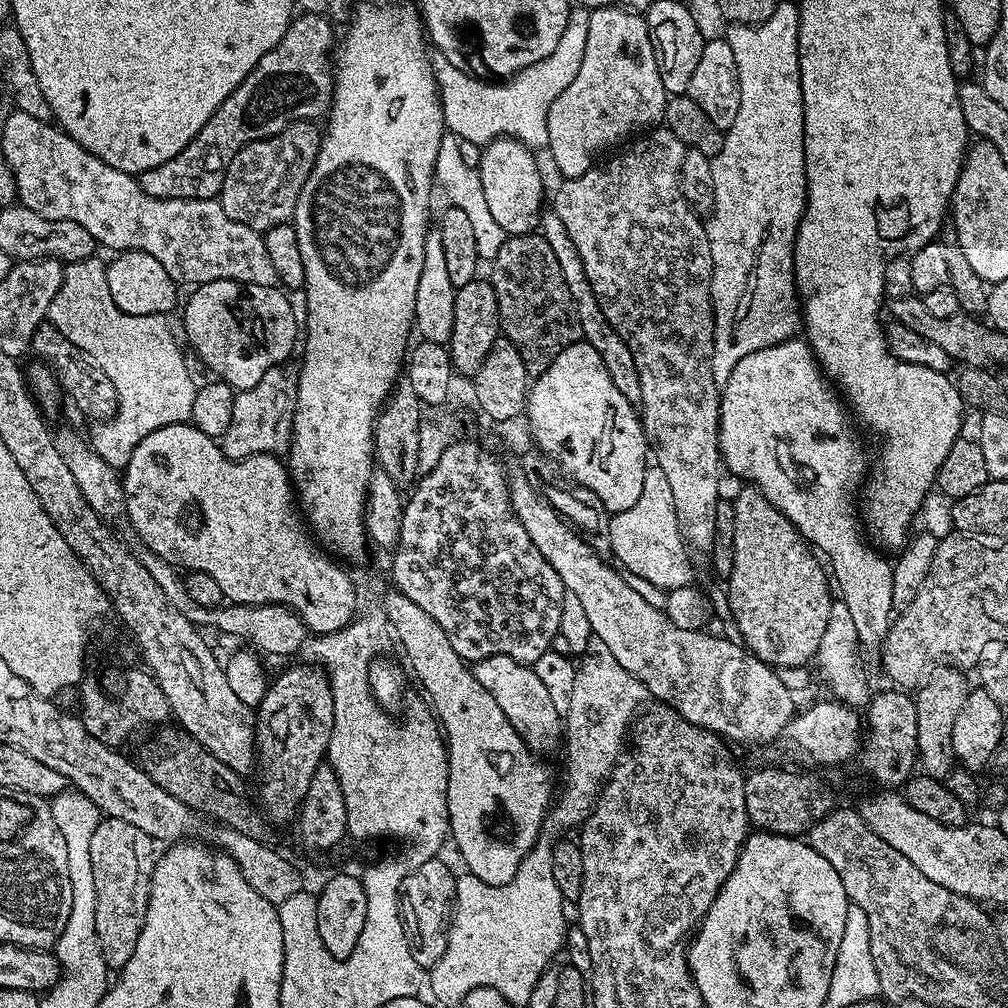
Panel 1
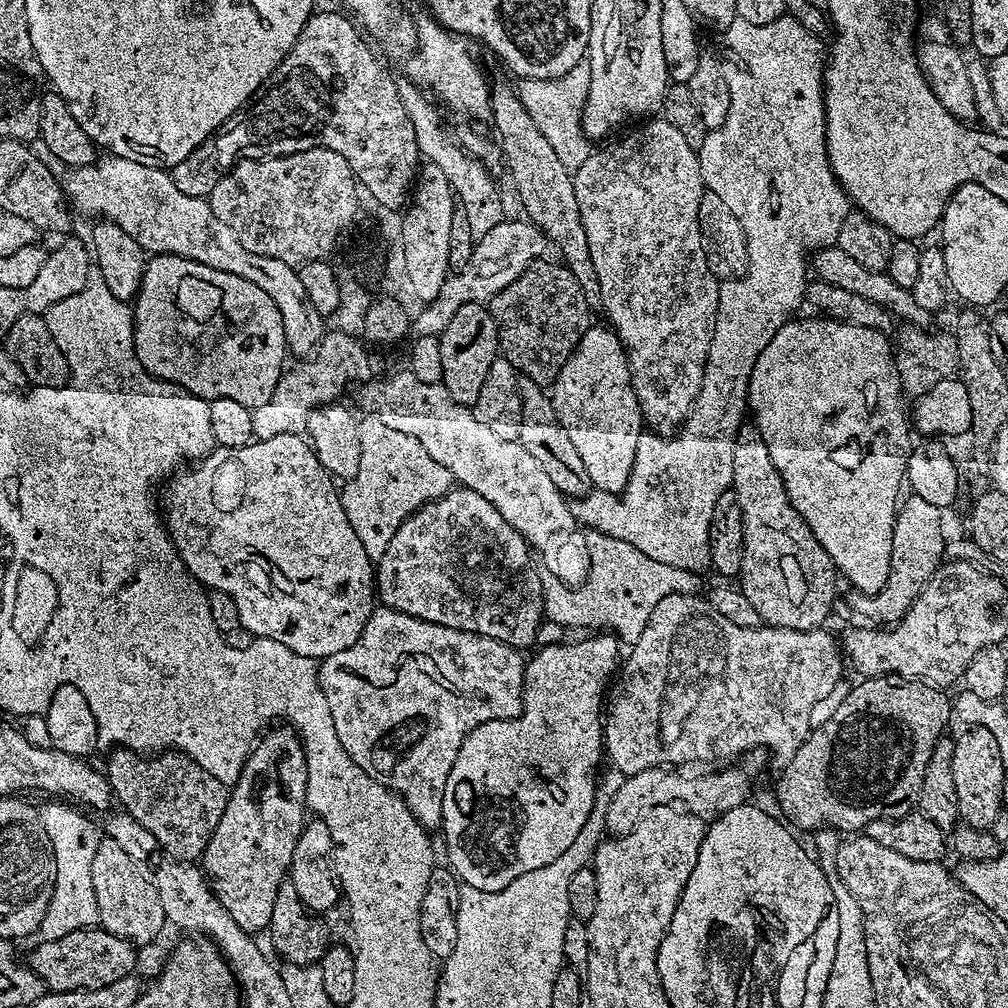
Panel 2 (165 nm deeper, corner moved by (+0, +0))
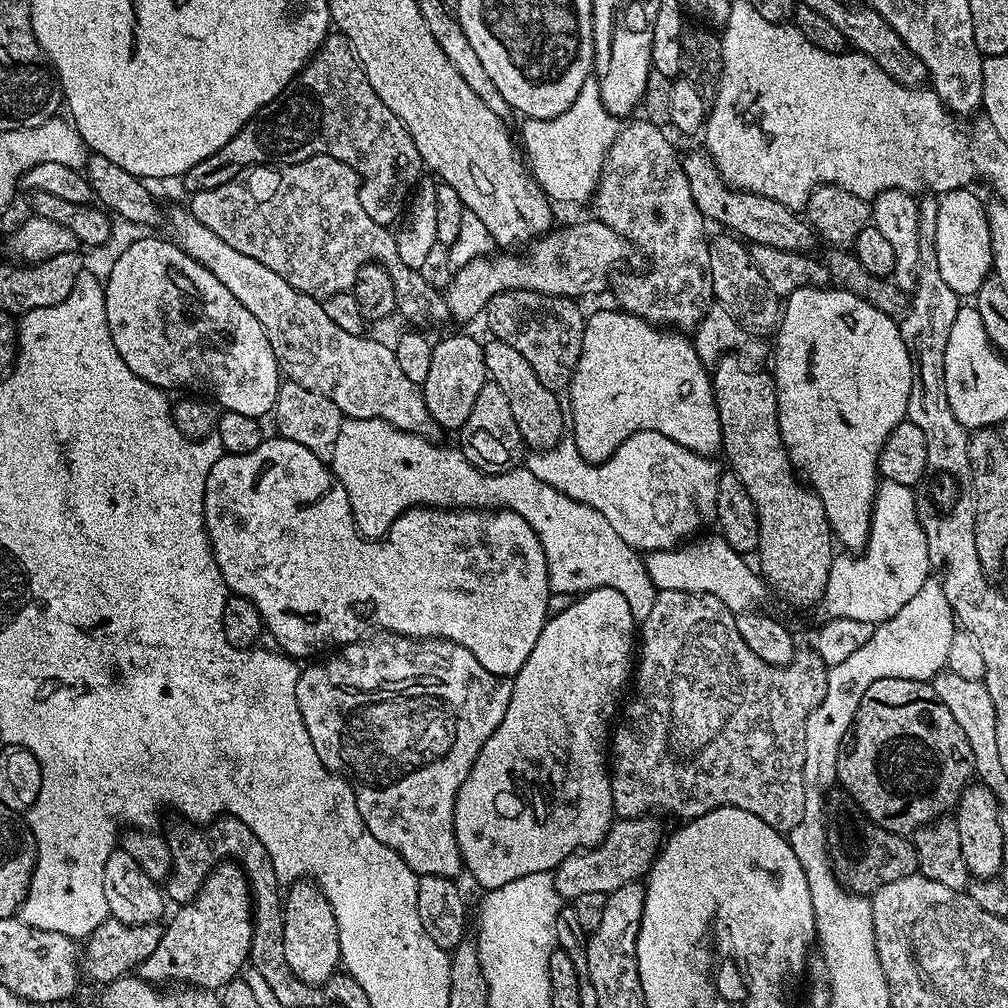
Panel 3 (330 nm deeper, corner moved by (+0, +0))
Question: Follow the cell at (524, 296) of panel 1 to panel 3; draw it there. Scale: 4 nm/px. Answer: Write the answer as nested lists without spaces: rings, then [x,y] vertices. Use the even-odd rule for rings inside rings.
[[[515,288],[490,298],[486,309],[488,328],[492,331],[489,333],[495,339],[506,342],[506,346],[514,346],[514,350],[518,350],[518,354],[522,354],[522,358],[526,358],[526,362],[534,366],[534,374],[538,374],[538,382],[542,382],[542,386],[546,386],[552,392],[559,393],[571,384],[572,375],[578,366],[578,358],[582,354],[582,334],[586,316],[585,313],[580,313],[580,308],[576,304],[579,303],[571,296],[551,296]]]

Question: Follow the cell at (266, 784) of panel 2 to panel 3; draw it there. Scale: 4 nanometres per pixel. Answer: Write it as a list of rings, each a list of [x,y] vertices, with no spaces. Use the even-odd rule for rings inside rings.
[[[221,862],[213,868],[212,873],[204,879],[200,893],[191,904],[182,904],[175,909],[172,921],[166,924],[162,934],[162,942],[158,942],[158,950],[146,958],[138,969],[141,980],[149,983],[166,984],[173,980],[176,986],[191,986],[209,990],[223,989],[224,985],[241,975],[243,964],[247,965],[252,951],[252,890],[248,887],[248,878],[243,869],[235,862]]]

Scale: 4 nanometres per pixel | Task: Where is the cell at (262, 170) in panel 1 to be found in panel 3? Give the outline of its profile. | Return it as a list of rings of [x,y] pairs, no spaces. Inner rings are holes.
[[[315,156],[297,164],[257,164],[255,168],[244,168],[237,176],[230,178],[214,190],[191,193],[190,211],[202,226],[208,226],[229,246],[234,246],[242,254],[262,262],[269,270],[274,270],[278,278],[286,278],[294,290],[318,301],[325,301],[339,292],[351,292],[356,284],[358,270],[367,264],[380,264],[394,282],[396,310],[402,317],[413,320],[420,326],[423,320],[440,320],[449,315],[448,301],[432,289],[432,284],[419,268],[406,266],[398,255],[395,235],[385,225],[374,222],[366,210],[362,210],[360,179],[355,170],[338,162],[338,158]]]

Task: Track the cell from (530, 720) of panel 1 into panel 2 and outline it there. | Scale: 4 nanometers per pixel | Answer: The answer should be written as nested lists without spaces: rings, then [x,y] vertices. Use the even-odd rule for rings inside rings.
[[[380,606],[370,614],[354,646],[346,646],[346,650],[333,656],[325,656],[319,661],[320,689],[326,702],[330,702],[334,730],[338,730],[338,740],[342,742],[346,754],[350,754],[352,761],[362,766],[362,770],[366,770],[370,778],[374,778],[379,784],[386,785],[397,796],[402,797],[422,827],[435,830],[442,825],[442,798],[446,794],[446,778],[450,778],[450,766],[454,766],[454,758],[458,758],[458,750],[462,750],[462,742],[466,742],[470,730],[491,720],[512,720],[525,711],[526,668],[524,672],[524,660],[520,656],[523,656],[521,649],[511,648],[506,642],[498,642],[494,638],[486,638],[482,634],[474,634],[466,630],[454,630],[450,626],[426,622],[422,618],[414,618],[410,614],[402,614],[393,608]]]

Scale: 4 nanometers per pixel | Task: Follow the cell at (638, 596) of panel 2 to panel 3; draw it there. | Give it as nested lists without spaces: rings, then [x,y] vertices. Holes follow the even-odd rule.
[[[345,419],[338,430],[338,442],[334,442],[330,467],[346,490],[356,528],[365,540],[379,540],[388,533],[392,523],[411,508],[475,508],[513,512],[530,522],[530,530],[534,530],[534,534],[538,534],[538,542],[542,542],[548,567],[548,587],[553,593],[561,592],[575,598],[595,588],[613,588],[624,595],[626,602],[630,602],[630,610],[638,622],[647,618],[658,589],[652,585],[644,569],[641,553],[622,542],[614,526],[610,526],[598,510],[554,490],[554,486],[546,486],[546,482],[534,478],[526,466],[511,468],[502,474],[490,474],[475,468],[461,454],[459,447],[442,448],[436,443],[427,436],[398,430],[384,420]]]

